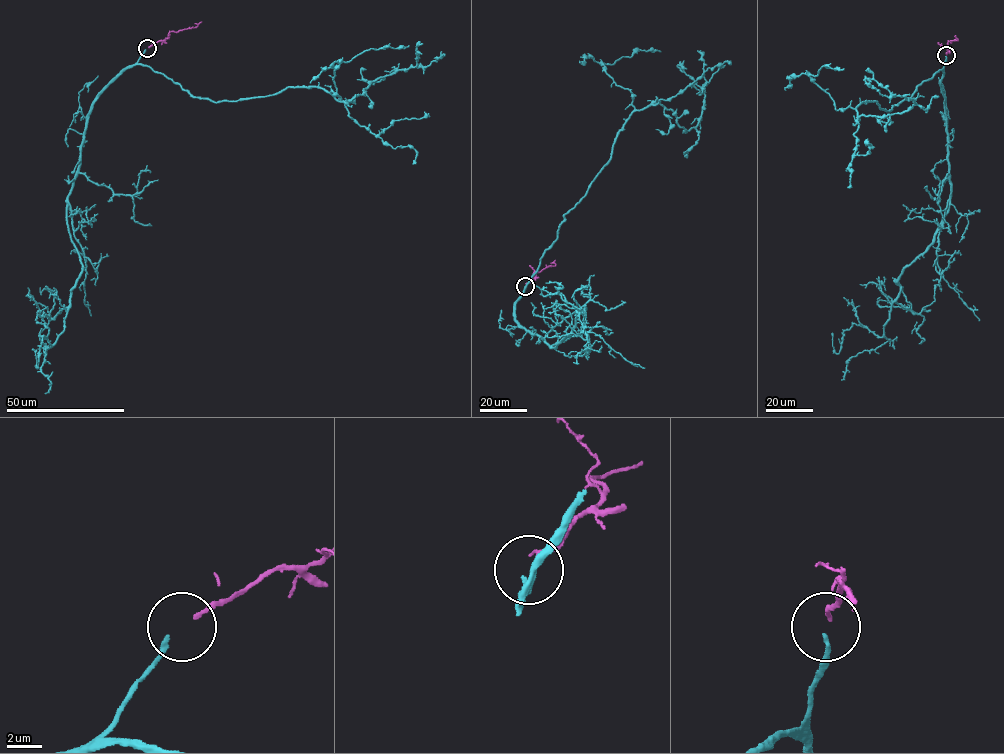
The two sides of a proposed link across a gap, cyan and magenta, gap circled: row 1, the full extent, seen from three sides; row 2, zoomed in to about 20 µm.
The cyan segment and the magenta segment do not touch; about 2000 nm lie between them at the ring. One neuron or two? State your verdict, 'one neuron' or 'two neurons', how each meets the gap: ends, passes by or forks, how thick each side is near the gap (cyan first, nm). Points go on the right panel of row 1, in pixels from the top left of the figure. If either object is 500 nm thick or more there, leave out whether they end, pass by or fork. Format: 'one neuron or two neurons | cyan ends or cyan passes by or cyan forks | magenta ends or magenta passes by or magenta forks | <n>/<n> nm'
one neuron | cyan ends | magenta ends | 240/240 nm

